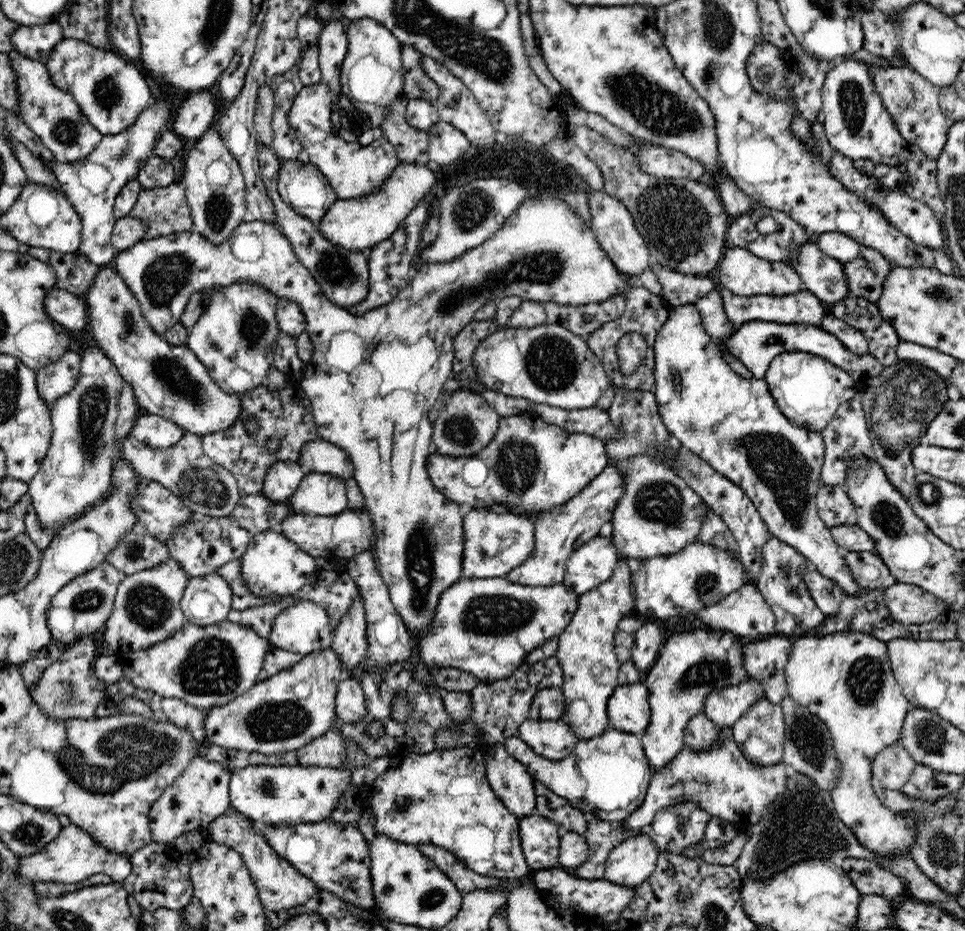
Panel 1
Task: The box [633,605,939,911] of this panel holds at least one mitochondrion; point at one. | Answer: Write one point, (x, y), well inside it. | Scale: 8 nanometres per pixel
(801, 825)

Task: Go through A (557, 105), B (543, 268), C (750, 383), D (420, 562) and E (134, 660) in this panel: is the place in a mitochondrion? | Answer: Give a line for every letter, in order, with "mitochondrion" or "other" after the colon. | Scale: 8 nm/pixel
A: other
B: mitochondrion
C: other
D: mitochondrion
E: other

